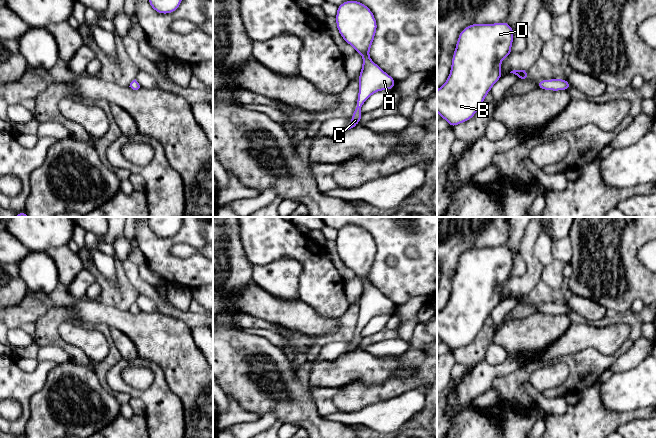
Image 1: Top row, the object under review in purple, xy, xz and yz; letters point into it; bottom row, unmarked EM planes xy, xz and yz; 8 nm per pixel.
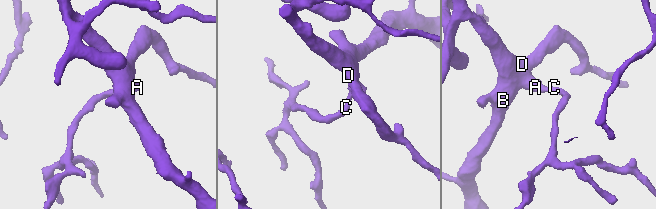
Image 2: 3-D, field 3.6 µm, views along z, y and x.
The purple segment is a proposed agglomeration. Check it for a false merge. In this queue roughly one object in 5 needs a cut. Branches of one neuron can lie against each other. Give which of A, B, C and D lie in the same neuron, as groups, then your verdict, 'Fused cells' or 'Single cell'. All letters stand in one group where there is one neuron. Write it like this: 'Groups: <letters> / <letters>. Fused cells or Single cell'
Groups: A B C D. Single cell

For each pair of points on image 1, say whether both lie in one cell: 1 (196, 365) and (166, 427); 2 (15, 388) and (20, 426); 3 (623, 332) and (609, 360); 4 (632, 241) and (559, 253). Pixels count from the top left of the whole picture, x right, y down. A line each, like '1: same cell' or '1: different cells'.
1: different cells
2: same cell
3: different cells
4: different cells

